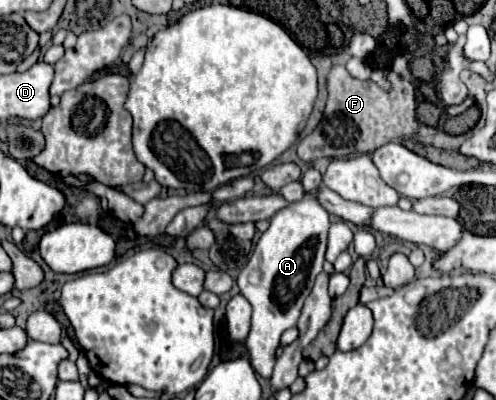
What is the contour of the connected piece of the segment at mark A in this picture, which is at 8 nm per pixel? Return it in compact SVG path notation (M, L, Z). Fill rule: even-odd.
M308 168L302 174L304 198L278 210L270 220L270 228L260 236L248 264L238 276L238 286L242 296L252 304L252 326L244 342L250 364L262 378L272 376L276 362L276 350L280 346L280 336L284 330L296 326L302 304L310 294L316 276L322 272L330 214L318 202L318 192L322 188L322 174L316 168ZM252 278L258 278L254 284Z

